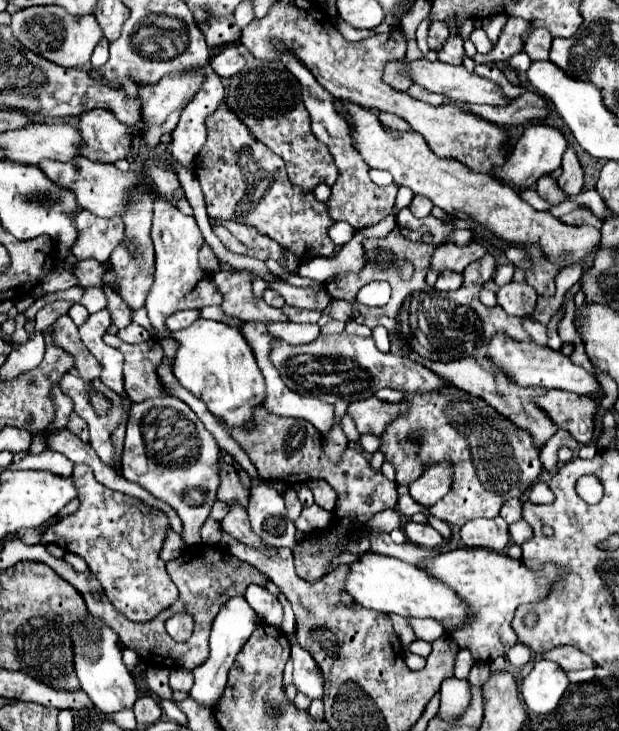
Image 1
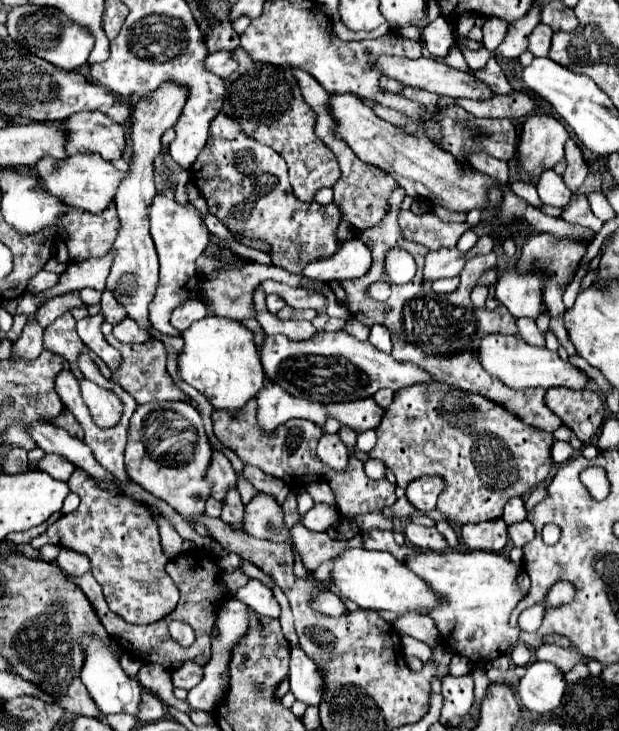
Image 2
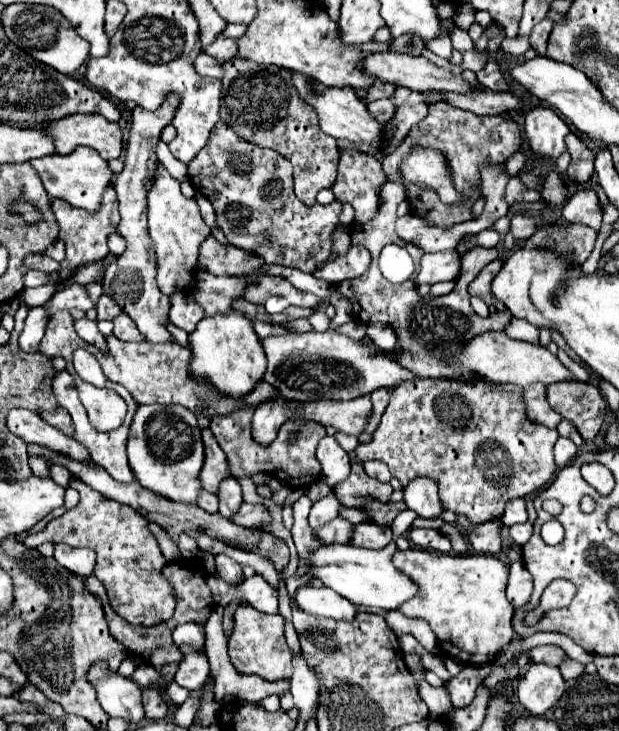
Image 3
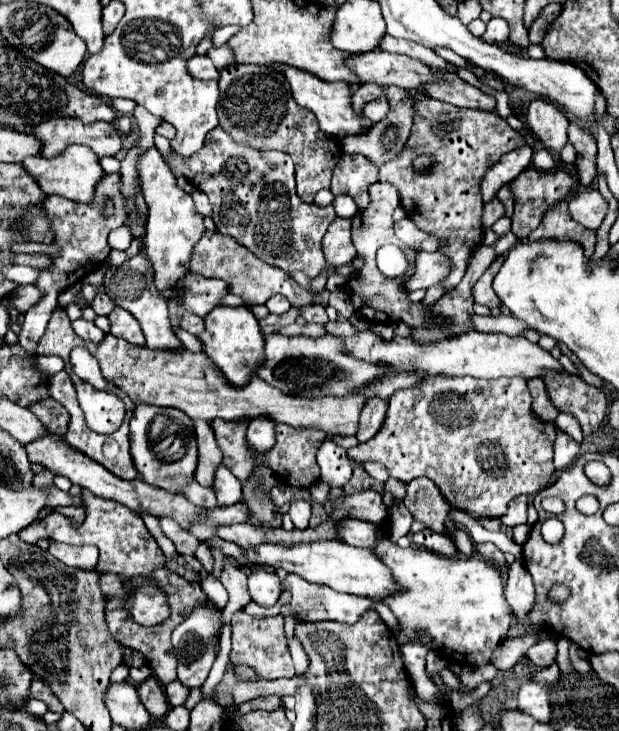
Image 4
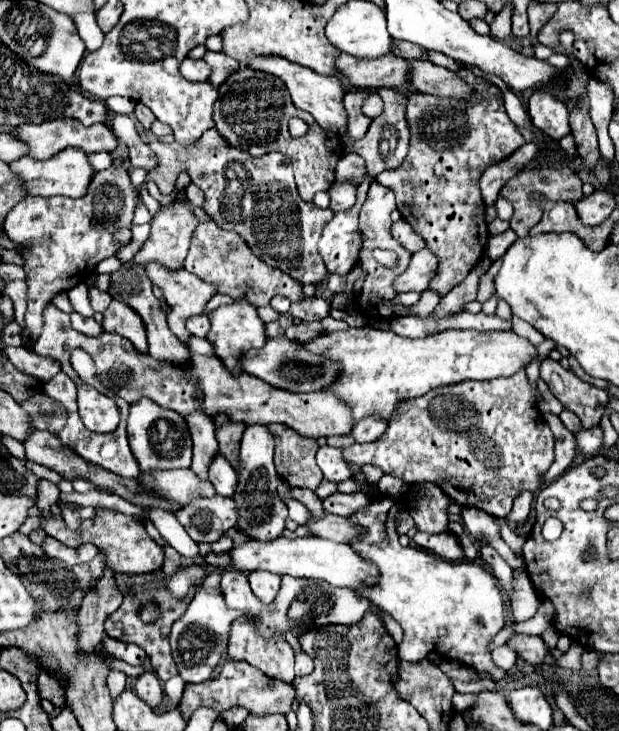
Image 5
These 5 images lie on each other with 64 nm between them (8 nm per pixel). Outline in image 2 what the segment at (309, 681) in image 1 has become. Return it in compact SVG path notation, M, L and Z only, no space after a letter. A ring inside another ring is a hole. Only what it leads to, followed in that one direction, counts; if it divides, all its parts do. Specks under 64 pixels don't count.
M292 648L290 660L290 692L298 702L306 706L316 706L322 700L322 676L316 664L300 650Z

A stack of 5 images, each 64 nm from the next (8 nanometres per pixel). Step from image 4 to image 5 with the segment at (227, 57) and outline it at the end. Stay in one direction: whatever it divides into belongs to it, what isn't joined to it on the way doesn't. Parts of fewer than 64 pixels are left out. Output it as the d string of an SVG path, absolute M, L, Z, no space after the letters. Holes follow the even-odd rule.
M206 52L204 62L212 68L212 76L206 82L216 88L220 88L220 84L224 84L224 80L228 80L228 76L232 76L232 72L236 72L236 68L240 68L238 60L232 60L230 56L226 56L222 52Z

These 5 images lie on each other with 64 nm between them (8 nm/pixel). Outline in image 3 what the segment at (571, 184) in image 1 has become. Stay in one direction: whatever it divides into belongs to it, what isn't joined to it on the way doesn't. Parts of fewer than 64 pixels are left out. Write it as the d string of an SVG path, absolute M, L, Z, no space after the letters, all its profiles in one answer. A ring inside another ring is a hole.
M574 132L566 136L566 146L568 152L572 154L572 162L566 170L566 176L578 184L586 184L594 174L594 158L596 158L594 152Z

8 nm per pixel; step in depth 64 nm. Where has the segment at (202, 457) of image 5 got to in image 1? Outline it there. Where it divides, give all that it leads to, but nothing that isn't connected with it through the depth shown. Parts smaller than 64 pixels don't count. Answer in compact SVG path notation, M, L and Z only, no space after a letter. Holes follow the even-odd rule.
M220 462L220 488L218 488L216 496L218 496L218 500L222 500L226 504L230 504L230 502L238 502L242 506L248 504L248 492L242 488L234 466Z

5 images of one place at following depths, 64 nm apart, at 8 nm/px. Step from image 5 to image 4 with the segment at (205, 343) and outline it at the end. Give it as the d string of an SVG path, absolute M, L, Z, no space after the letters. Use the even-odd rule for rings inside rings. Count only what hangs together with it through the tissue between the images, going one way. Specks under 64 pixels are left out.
M174 330L176 332L176 336L180 338L180 342L184 344L184 348L188 348L190 352L202 352L204 350L204 344L200 344L200 338L198 336L192 336L192 334L188 334L186 330Z

